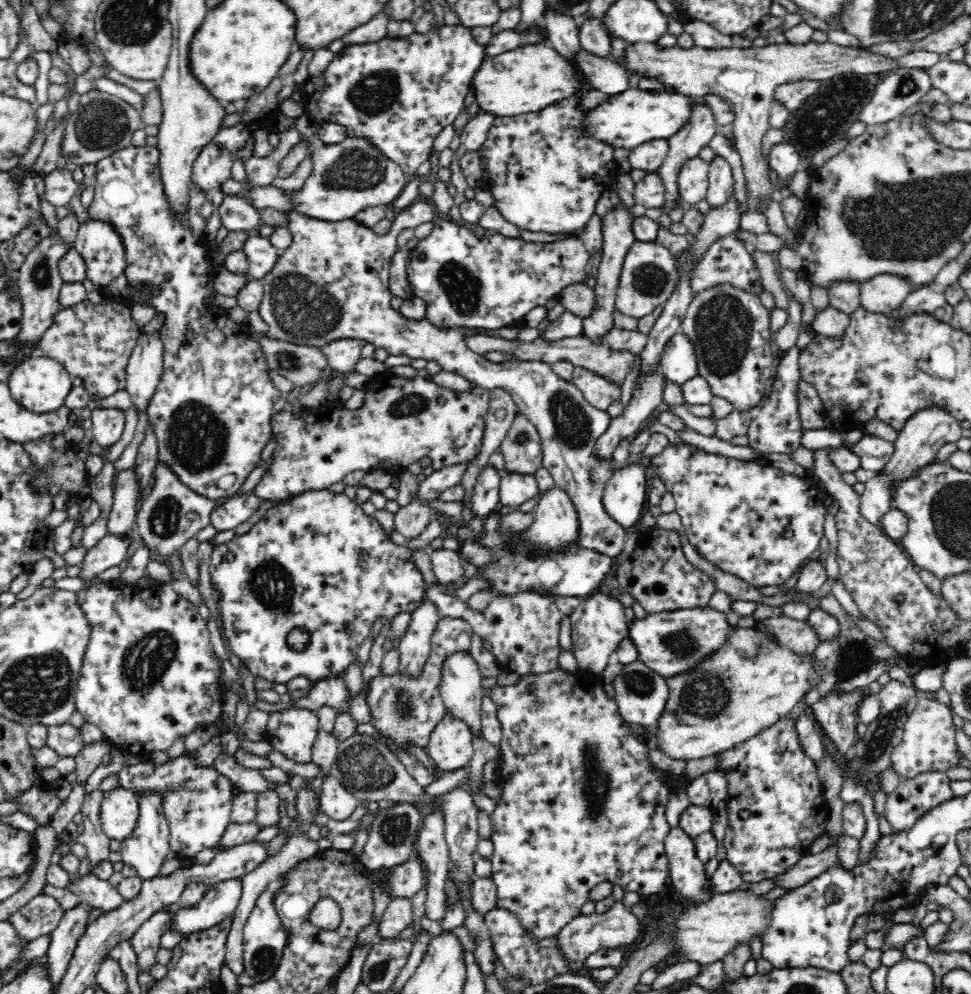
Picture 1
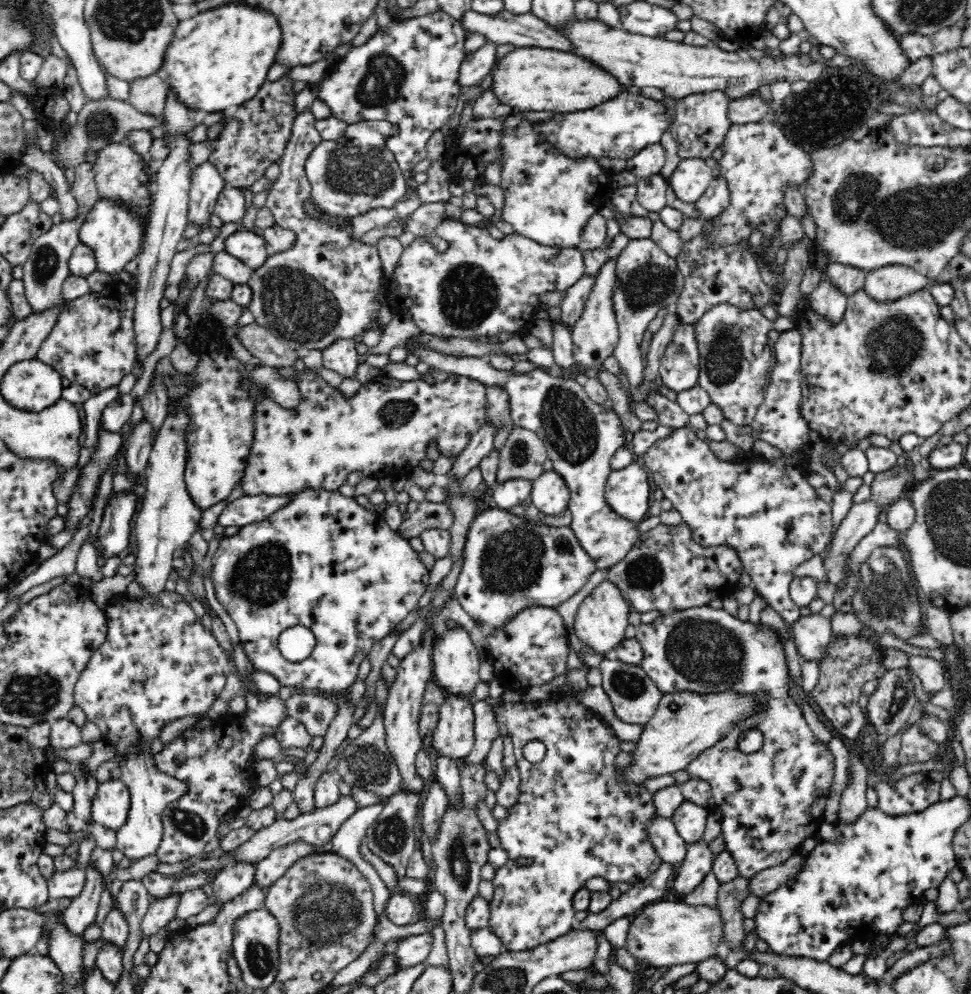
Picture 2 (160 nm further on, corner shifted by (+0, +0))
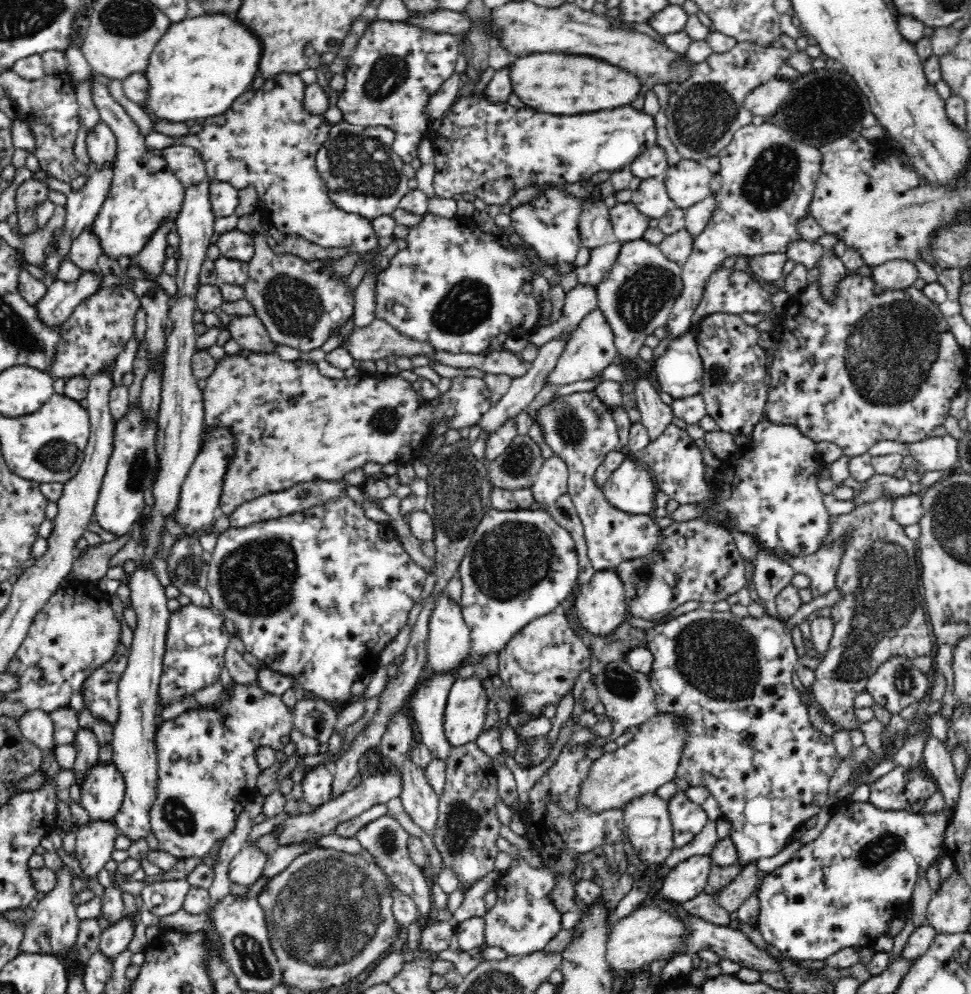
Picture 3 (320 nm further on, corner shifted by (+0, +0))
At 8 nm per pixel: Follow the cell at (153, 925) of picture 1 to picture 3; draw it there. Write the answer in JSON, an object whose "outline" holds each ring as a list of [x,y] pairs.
{"outline":[[[186,878],[151,883],[142,888],[143,906],[158,918],[169,916],[183,909],[183,903],[191,888]]]}

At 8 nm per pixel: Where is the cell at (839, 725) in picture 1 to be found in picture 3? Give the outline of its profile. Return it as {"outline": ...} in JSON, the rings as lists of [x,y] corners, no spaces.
{"outline":[[[878,499],[875,503],[870,503],[867,505],[862,505],[859,507],[854,507],[850,512],[841,515],[830,516],[830,528],[827,536],[823,539],[821,543],[821,548],[819,550],[830,550],[834,546],[841,546],[841,552],[843,552],[842,558],[840,558],[840,566],[836,570],[836,580],[834,580],[834,589],[839,590],[840,597],[838,601],[831,607],[831,619],[834,621],[834,630],[831,638],[831,643],[827,648],[827,651],[823,654],[819,661],[817,670],[815,670],[815,682],[813,686],[809,689],[810,696],[814,697],[817,702],[817,706],[822,710],[823,714],[830,718],[831,722],[836,723],[839,726],[847,728],[848,730],[858,729],[863,732],[864,741],[869,746],[870,752],[878,758],[885,756],[885,760],[893,761],[893,756],[888,754],[884,748],[882,748],[882,739],[880,739],[880,732],[882,732],[883,725],[879,720],[871,720],[864,722],[863,724],[857,724],[856,719],[854,719],[854,698],[858,694],[866,691],[866,686],[869,682],[870,676],[873,676],[876,669],[882,662],[886,662],[890,656],[905,656],[915,658],[917,656],[933,655],[935,652],[935,644],[933,640],[933,632],[928,622],[928,614],[925,610],[925,600],[923,599],[922,589],[921,589],[921,569],[920,563],[918,562],[918,548],[917,542],[911,540],[905,533],[904,526],[898,524],[893,517],[893,507],[891,502],[886,502],[886,499]]]}

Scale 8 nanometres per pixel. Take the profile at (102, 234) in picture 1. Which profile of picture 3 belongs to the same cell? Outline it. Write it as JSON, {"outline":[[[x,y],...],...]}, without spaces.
{"outline":[[[93,81],[92,90],[101,120],[112,129],[117,138],[117,155],[110,194],[93,220],[91,229],[100,239],[103,252],[110,258],[120,254],[135,257],[164,223],[176,222],[186,198],[186,187],[160,155],[146,151],[145,138],[140,134],[138,126],[110,96],[106,85]]]}

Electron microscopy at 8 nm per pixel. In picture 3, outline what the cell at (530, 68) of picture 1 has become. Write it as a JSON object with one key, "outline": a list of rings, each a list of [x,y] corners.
{"outline":[[[544,52],[524,58],[512,59],[510,78],[515,92],[525,106],[548,114],[584,114],[598,112],[606,108],[620,108],[632,104],[646,88],[636,80],[636,75],[616,68],[608,61],[587,55],[564,55],[563,53]]]}

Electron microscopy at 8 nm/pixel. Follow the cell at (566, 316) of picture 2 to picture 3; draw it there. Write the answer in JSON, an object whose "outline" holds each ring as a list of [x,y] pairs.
{"outline":[[[618,240],[590,249],[590,258],[585,266],[576,267],[578,282],[597,286],[598,282],[612,270],[623,243]]]}

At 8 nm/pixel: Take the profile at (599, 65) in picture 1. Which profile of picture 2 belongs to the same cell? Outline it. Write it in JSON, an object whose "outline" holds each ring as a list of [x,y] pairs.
{"outline":[[[506,10],[495,15],[480,14],[476,11],[466,11],[462,18],[458,18],[464,31],[478,33],[486,39],[486,43],[492,45],[512,44],[516,49],[520,47],[542,47],[562,50],[566,53],[573,53],[572,45],[566,37],[558,35],[550,25],[534,13],[515,15]]]}

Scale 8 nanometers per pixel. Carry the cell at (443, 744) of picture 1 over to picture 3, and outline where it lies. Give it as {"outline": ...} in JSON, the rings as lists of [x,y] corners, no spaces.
{"outline":[[[472,674],[462,675],[452,690],[446,695],[447,703],[444,711],[444,730],[446,738],[451,746],[460,746],[470,741],[475,741],[482,732],[484,720],[486,718],[486,706],[488,706],[489,696],[483,685],[484,679]]]}

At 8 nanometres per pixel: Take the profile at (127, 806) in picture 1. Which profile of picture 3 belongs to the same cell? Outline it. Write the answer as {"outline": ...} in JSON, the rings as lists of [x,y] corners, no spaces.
{"outline":[[[98,760],[96,766],[88,768],[86,778],[80,784],[81,805],[89,812],[90,818],[94,820],[108,820],[113,818],[122,804],[125,792],[125,780],[121,772],[117,770],[113,762],[102,762]]]}

